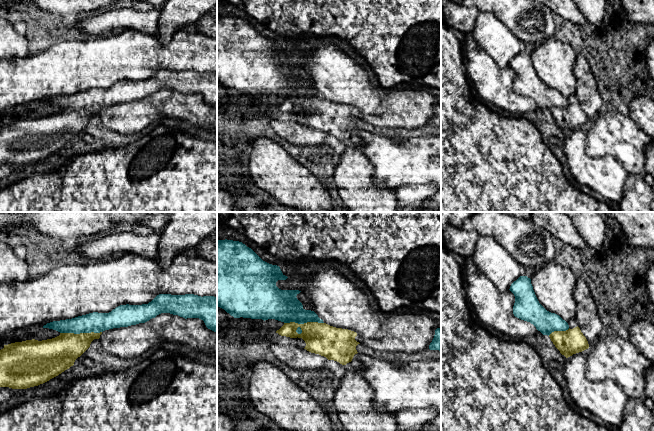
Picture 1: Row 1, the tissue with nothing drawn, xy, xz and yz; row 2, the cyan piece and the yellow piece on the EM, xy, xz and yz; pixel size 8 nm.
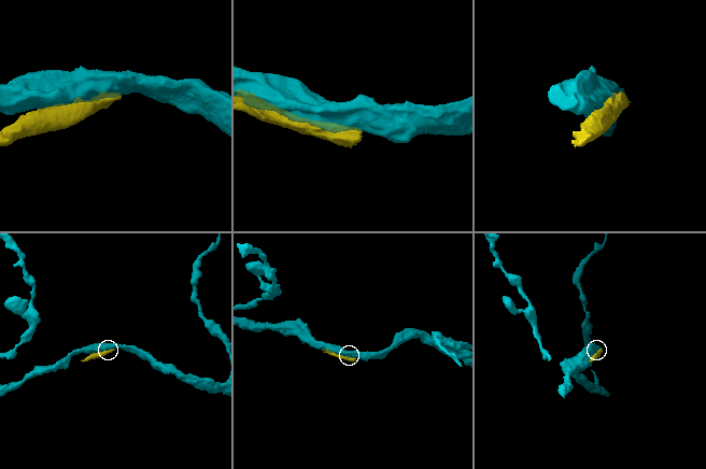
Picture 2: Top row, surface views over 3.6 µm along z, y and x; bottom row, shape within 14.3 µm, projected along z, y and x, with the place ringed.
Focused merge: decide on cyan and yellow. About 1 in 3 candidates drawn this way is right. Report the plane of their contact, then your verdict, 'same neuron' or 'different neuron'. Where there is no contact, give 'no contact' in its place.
meets cyan in xy; different neuron

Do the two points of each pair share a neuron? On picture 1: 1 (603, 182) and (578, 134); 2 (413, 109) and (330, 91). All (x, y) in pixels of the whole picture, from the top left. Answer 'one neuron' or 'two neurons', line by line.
1: one neuron
2: one neuron

